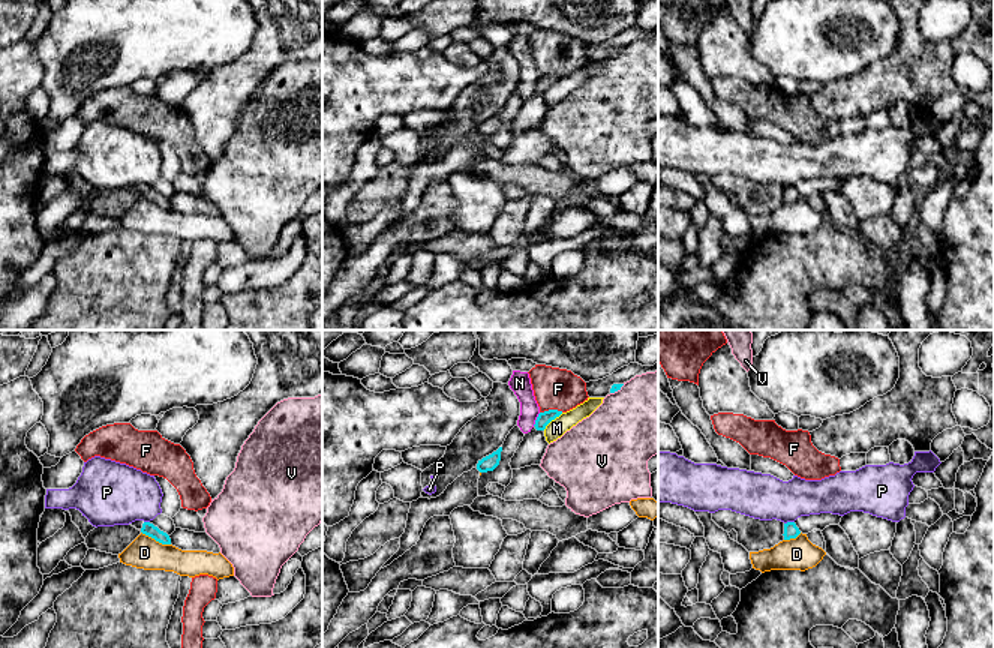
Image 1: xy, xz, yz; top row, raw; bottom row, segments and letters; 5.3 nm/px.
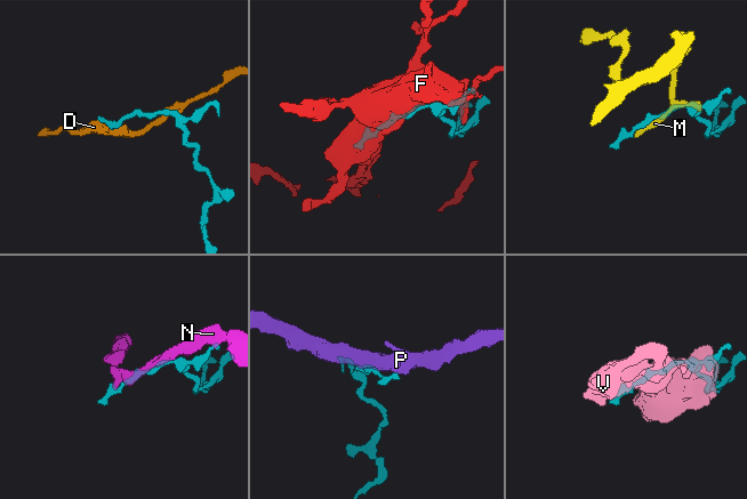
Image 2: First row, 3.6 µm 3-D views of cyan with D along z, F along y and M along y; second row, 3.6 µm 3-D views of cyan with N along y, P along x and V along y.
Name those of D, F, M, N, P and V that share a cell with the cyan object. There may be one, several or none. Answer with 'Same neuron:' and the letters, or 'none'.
Same neuron: none

